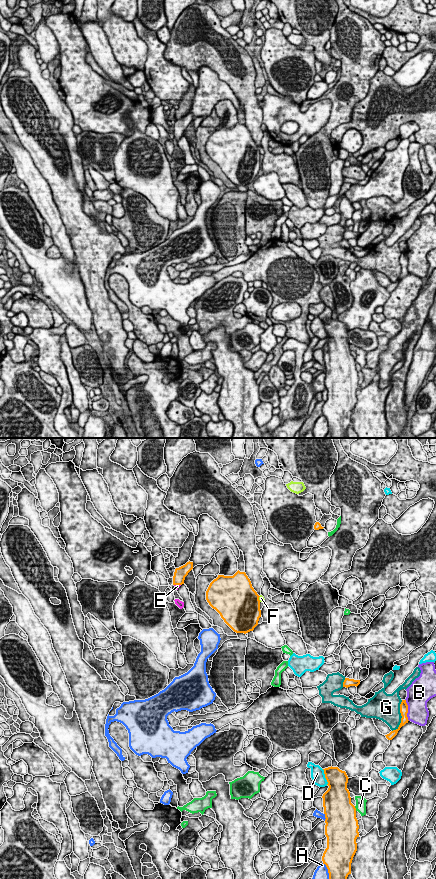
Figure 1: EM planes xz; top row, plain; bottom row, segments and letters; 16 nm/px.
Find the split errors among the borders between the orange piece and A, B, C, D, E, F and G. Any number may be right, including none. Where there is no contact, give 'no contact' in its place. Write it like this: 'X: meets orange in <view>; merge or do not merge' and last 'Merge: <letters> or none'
A: meets orange in xz; do not merge
B: meets orange in xz; do not merge
C: meets orange in xz; do not merge
D: meets orange in xz; do not merge
E: meets orange in xz; merge
F: meets orange in xz; do not merge
G: meets orange in xz; do not merge
Merge: E

